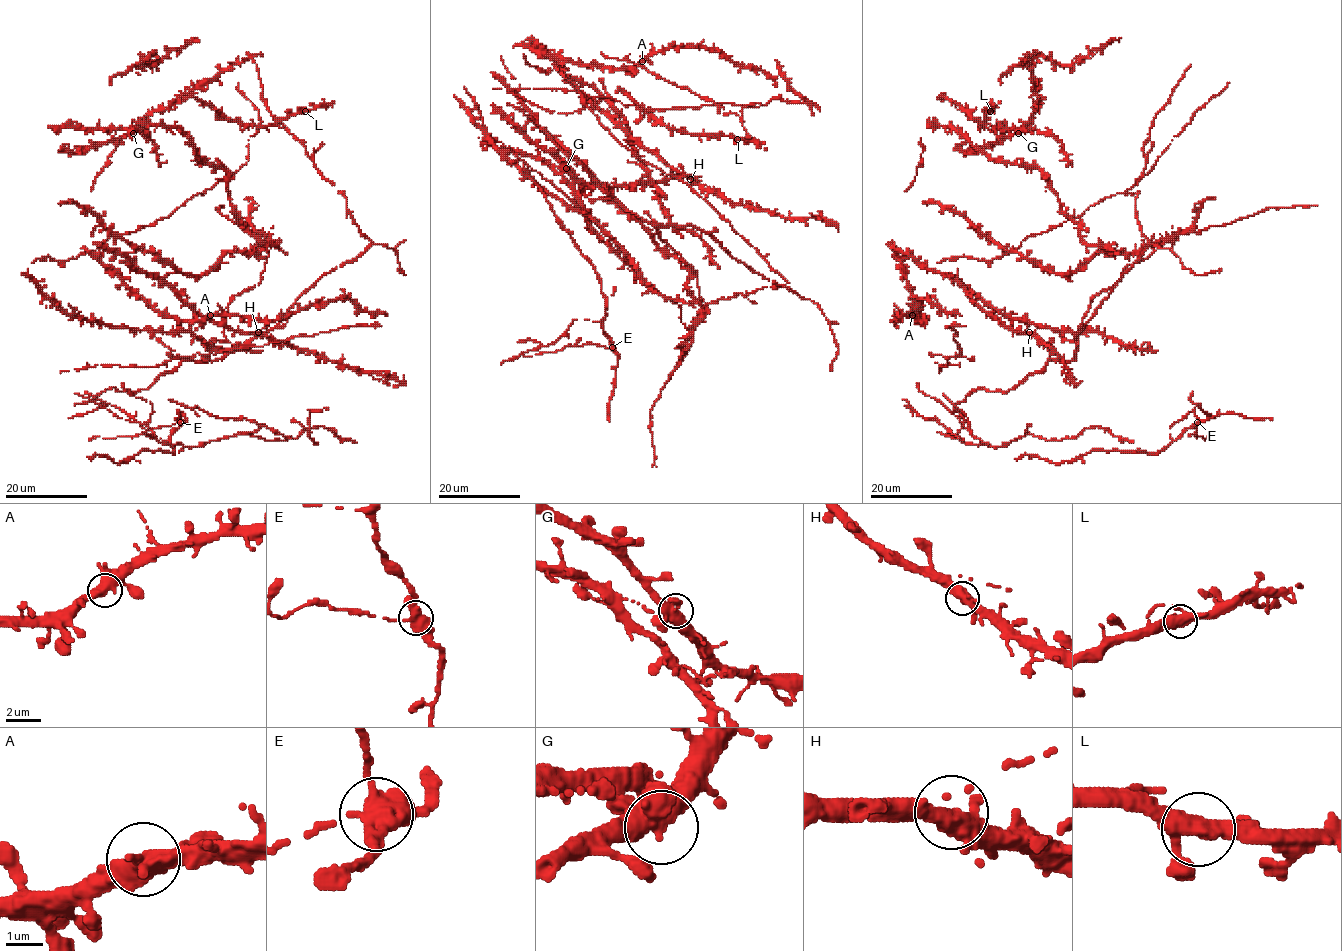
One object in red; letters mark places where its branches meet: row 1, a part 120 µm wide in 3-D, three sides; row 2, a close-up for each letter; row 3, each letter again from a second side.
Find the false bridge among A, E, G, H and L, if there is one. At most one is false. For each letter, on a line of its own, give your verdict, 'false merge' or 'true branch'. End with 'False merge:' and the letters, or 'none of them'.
A: true branch
E: false merge
G: true branch
H: true branch
L: true branch
False merge: E

